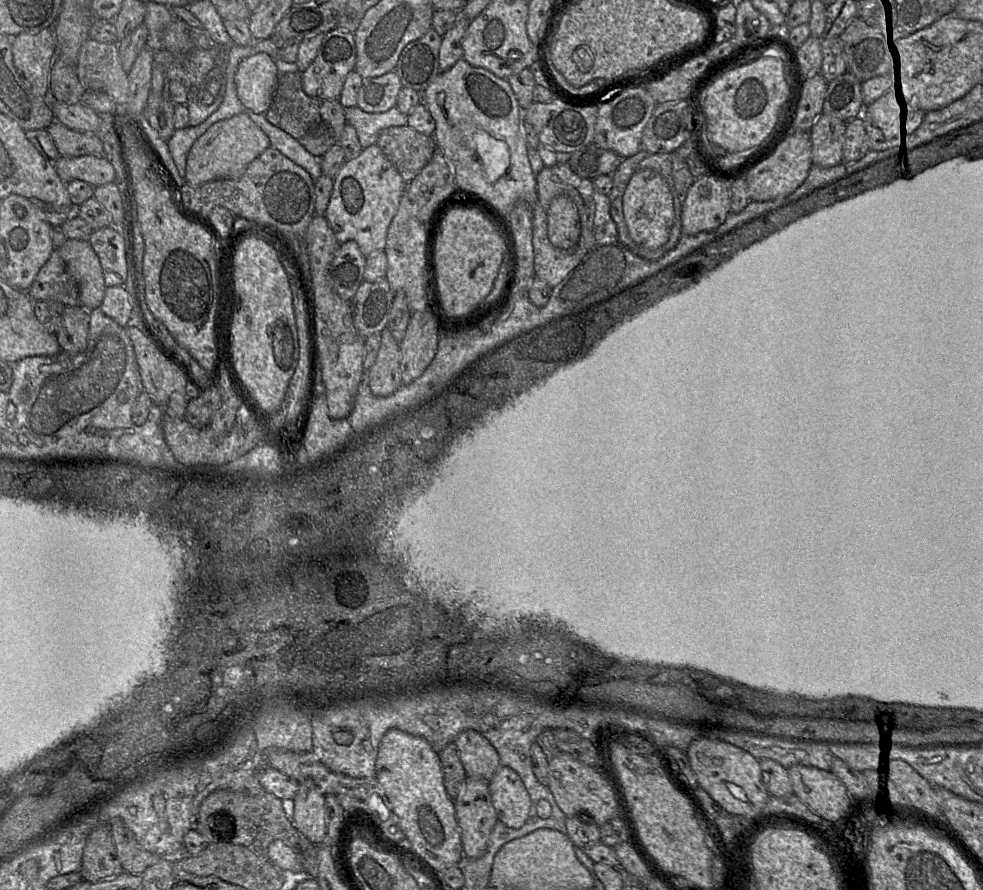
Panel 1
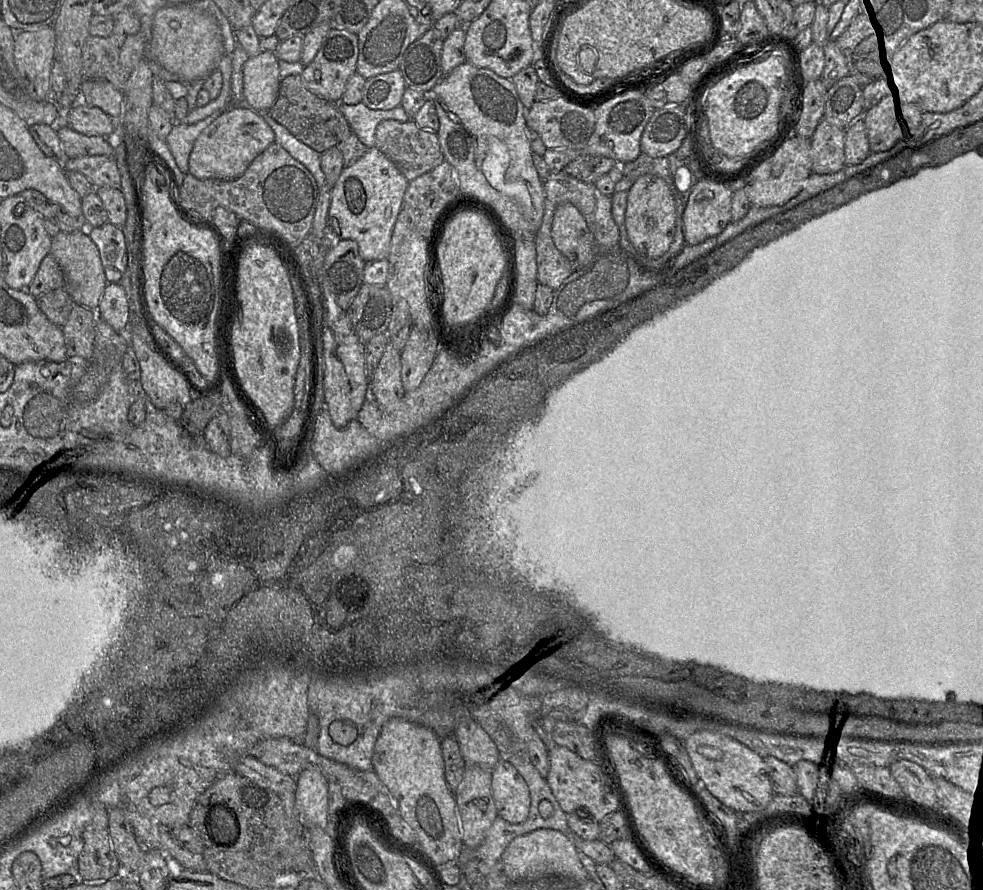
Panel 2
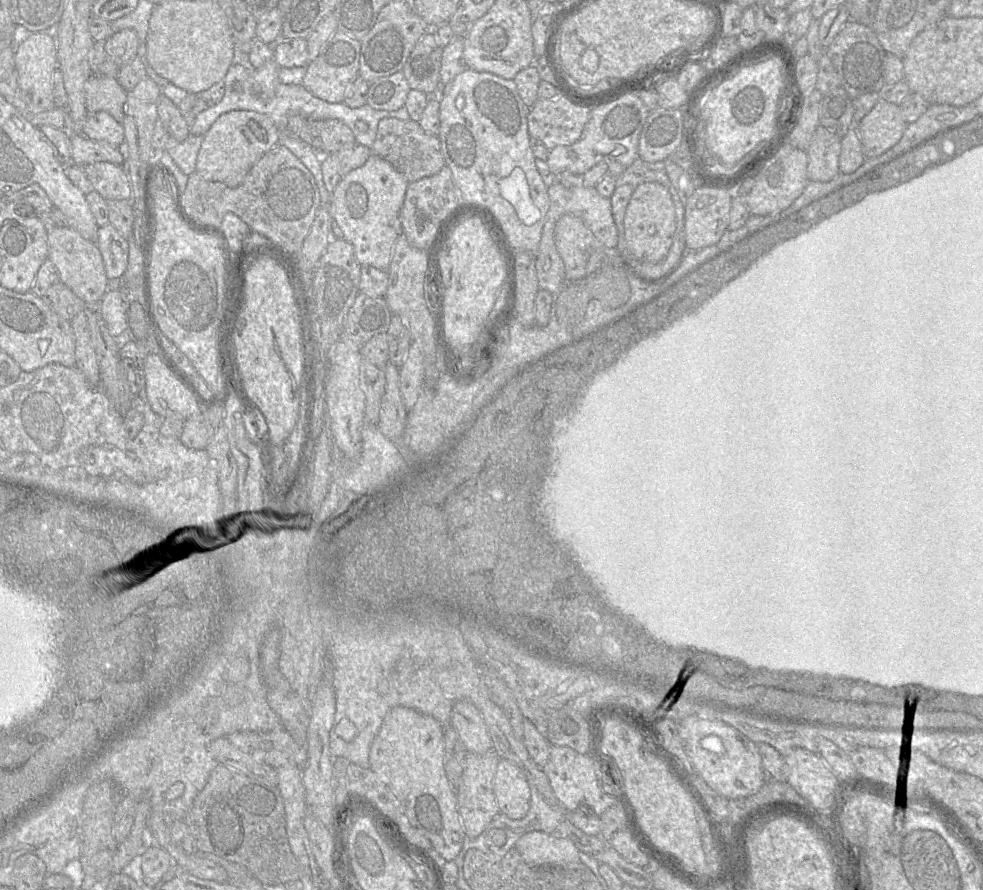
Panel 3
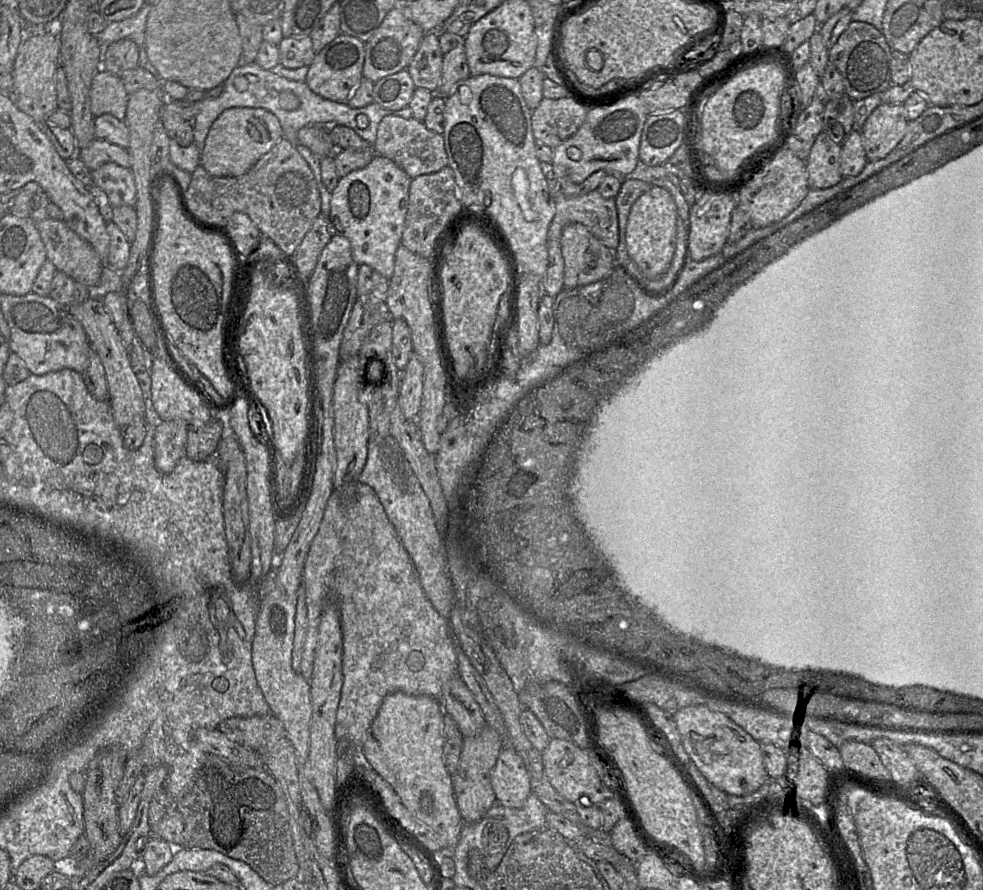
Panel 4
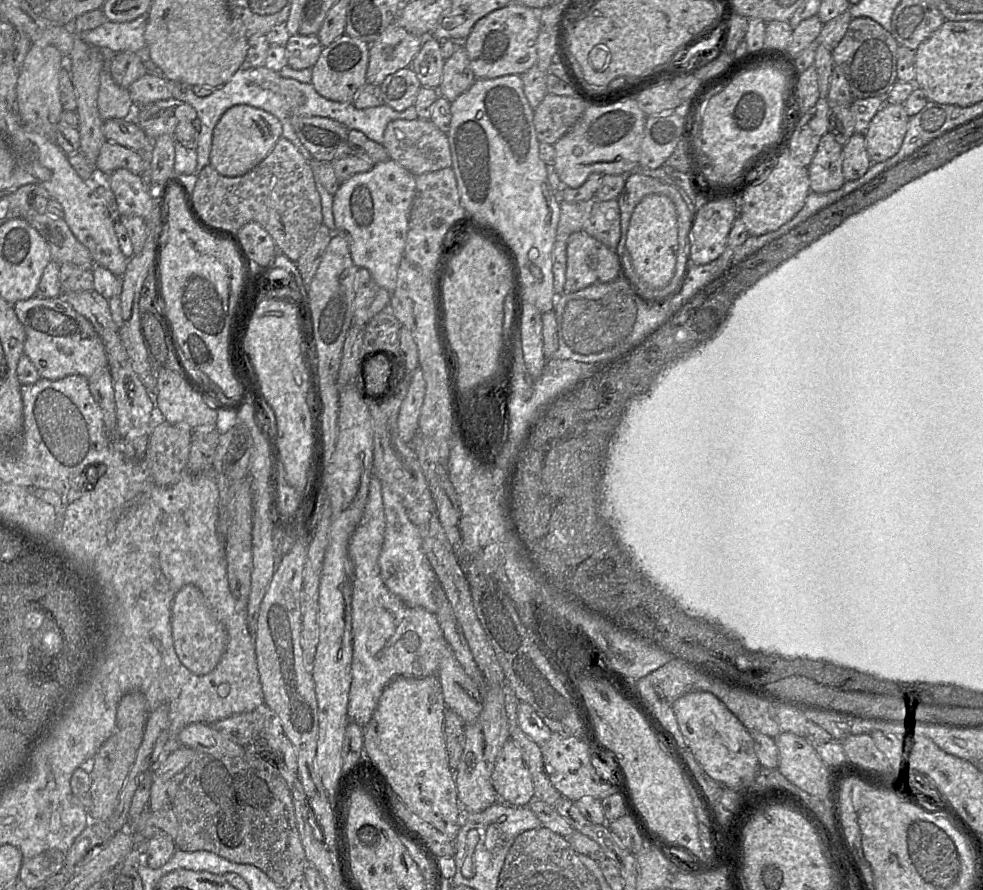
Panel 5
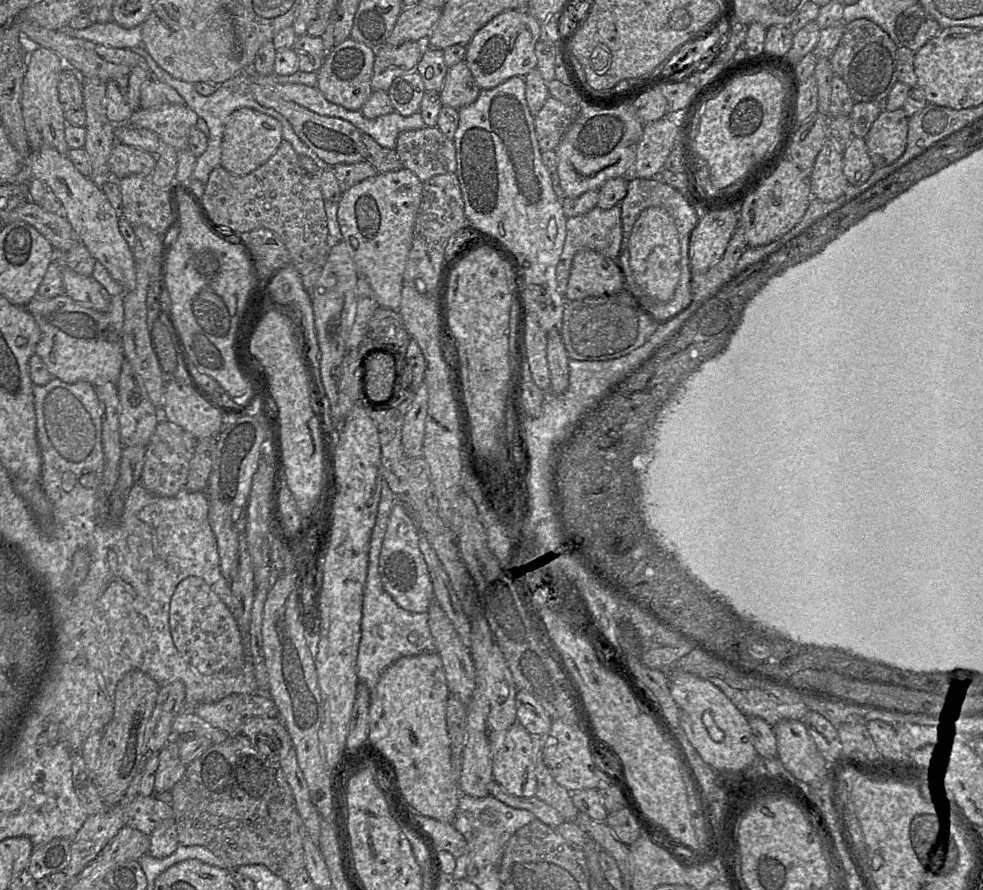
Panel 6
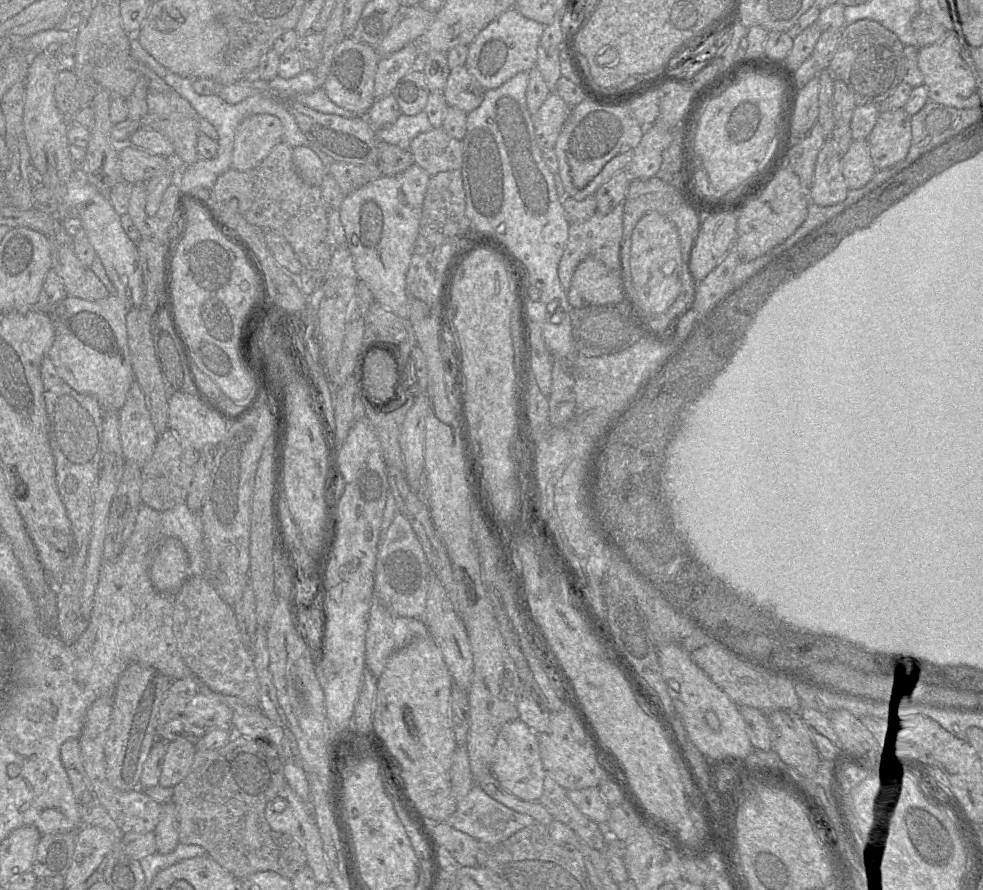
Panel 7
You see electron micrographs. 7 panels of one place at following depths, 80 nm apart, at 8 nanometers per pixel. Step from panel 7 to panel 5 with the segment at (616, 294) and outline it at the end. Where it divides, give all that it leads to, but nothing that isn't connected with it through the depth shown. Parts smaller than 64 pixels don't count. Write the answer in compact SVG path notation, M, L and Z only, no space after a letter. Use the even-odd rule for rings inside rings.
M586 232L569 236L564 293L615 279L622 280L622 271L613 250Z

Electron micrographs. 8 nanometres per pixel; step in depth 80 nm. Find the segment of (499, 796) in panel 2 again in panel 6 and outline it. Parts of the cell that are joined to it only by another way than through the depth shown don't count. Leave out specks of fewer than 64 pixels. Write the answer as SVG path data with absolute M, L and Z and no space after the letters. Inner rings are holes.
M513 724L494 756L492 764L493 780L507 793L530 798L536 796L535 775L538 759L536 738L520 724Z

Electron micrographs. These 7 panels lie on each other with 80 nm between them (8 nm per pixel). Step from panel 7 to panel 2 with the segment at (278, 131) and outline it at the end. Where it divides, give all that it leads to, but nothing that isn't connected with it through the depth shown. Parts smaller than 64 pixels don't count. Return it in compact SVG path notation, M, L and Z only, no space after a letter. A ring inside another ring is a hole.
M230 106L196 139L189 156L189 174L198 179L235 180L274 142L274 132L263 117L250 109Z

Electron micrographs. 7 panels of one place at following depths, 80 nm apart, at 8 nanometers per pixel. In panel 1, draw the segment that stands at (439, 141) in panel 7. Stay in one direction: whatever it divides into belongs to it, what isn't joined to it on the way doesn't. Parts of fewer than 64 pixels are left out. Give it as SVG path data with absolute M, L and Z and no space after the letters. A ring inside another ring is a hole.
M408 125L383 129L376 144L407 183L431 160L436 149L433 136L419 133Z

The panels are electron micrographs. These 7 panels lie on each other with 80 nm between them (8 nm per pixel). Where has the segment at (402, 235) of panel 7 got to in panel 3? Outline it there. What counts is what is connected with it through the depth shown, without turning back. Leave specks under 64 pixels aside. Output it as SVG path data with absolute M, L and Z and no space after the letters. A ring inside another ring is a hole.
M371 153L363 166L344 175L330 193L328 212L333 235L352 244L361 266L388 271L393 247L402 234L401 210L408 184L388 161Z

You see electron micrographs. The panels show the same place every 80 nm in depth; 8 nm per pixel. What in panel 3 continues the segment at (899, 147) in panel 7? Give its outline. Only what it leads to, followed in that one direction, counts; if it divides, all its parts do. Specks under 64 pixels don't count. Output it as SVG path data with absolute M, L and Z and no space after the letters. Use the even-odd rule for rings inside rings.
M879 99L859 122L859 137L866 158L876 157L902 137L907 122L899 105Z

